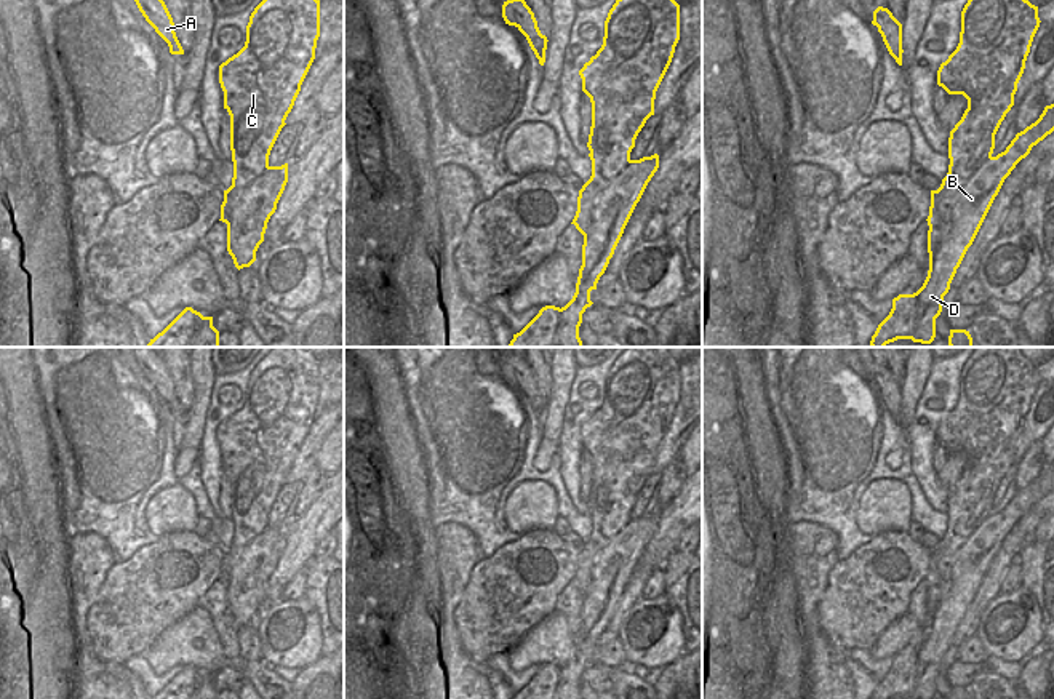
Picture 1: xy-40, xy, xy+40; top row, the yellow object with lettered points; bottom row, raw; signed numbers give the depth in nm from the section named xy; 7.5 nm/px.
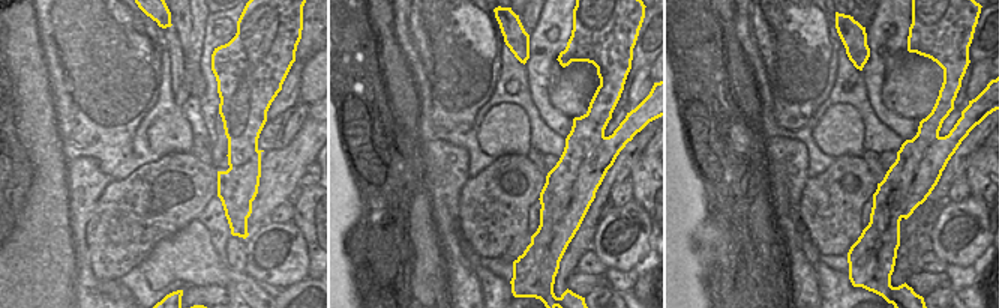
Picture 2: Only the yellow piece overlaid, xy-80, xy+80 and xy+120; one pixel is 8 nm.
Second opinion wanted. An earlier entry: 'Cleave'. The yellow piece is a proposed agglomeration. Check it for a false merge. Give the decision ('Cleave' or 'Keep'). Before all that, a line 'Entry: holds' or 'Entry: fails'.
Entry: holds
Cleave

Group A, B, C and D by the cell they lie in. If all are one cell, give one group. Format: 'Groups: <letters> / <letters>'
Groups: A C / B D

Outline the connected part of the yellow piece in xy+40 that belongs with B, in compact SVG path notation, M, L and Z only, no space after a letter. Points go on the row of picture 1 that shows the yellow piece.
M1054 104L1046 106L1040 118L1017 133L1004 152L990 157L960 192L953 210L953 227L939 251L929 254L929 270L921 290L921 318L913 342L931 344L936 338L936 318L942 312L944 296L972 245L995 197L1016 165L1032 147L1054 131Z

